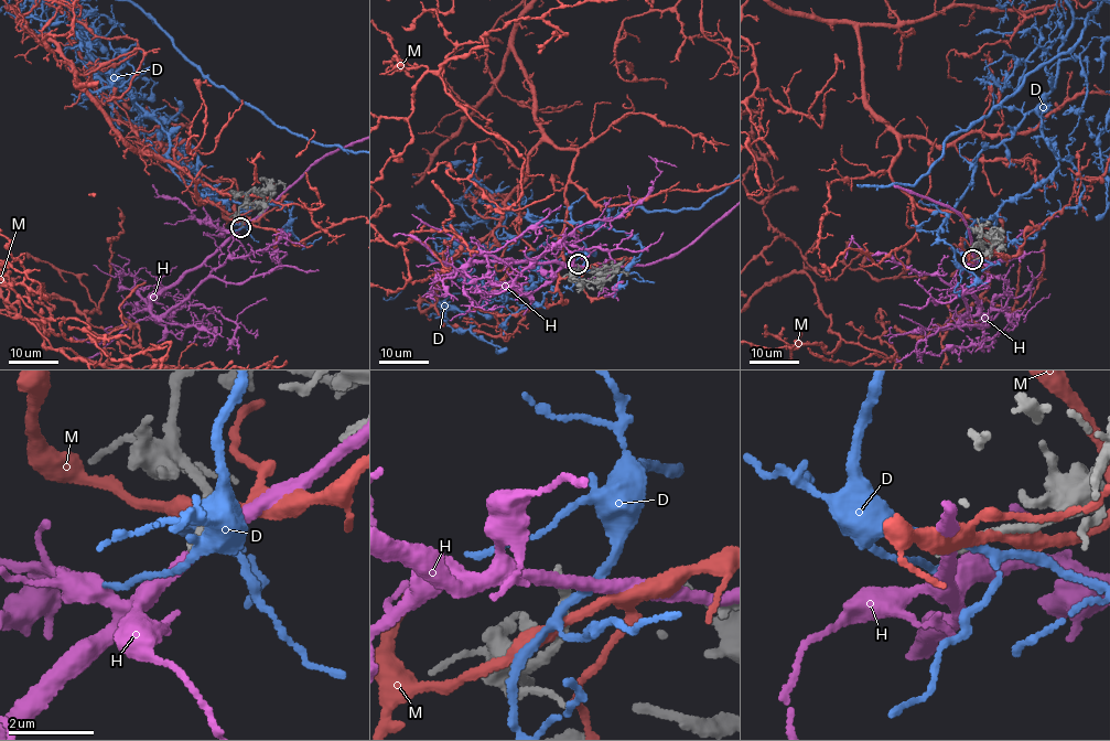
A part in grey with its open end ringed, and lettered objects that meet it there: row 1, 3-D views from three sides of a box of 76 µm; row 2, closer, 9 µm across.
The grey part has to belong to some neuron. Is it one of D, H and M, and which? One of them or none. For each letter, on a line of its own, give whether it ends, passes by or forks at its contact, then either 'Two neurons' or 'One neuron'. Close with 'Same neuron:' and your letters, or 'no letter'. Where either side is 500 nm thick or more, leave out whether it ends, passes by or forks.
D: It forks there. Two neurons
H: It passes by. Two neurons
M: It passes by. Two neurons
Same neuron: no letter

